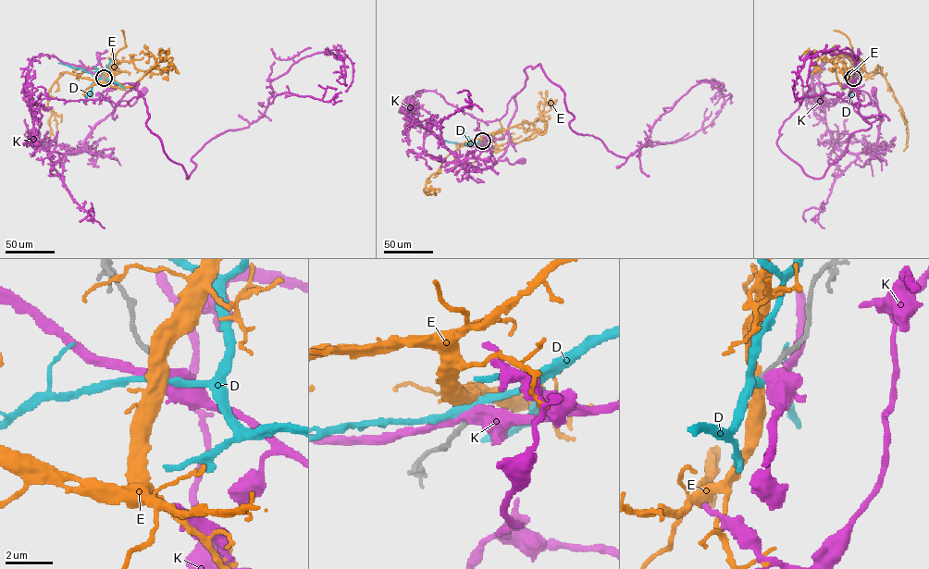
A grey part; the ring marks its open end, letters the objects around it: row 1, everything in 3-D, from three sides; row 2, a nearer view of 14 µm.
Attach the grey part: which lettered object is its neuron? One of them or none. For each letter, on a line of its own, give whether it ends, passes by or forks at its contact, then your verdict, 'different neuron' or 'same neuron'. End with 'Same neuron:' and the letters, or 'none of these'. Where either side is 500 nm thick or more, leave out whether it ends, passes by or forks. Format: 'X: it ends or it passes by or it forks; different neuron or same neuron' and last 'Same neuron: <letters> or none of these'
D: it passes by; different neuron
E: it passes by; different neuron
K: different neuron
Same neuron: none of these

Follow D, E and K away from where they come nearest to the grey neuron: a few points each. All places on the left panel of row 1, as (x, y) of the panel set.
D: (105, 78), (106, 76), (103, 72), (86, 72), (58, 63)
E: (105, 78), (100, 82), (63, 72), (53, 84), (47, 101), (52, 114), (50, 142), (45, 151)
K: (105, 78), (116, 84), (130, 84), (130, 89), (120, 101), (126, 100), (130, 105), (144, 90)

